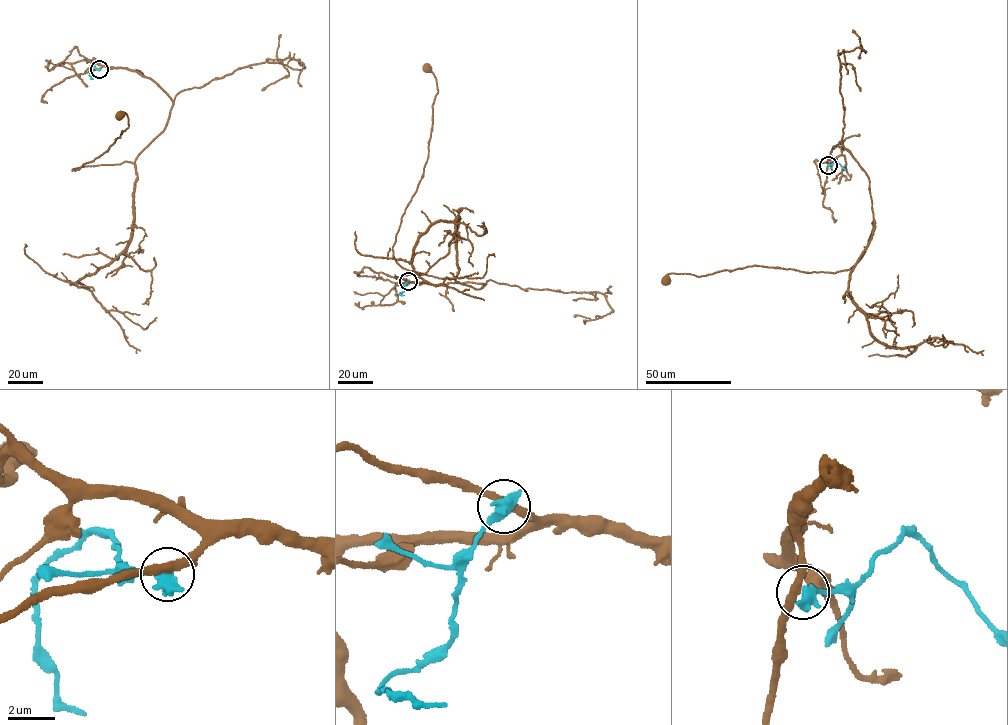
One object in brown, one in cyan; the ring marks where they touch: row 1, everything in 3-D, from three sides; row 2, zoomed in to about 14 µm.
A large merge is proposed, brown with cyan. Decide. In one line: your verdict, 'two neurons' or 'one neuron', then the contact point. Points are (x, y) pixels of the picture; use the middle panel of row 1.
two neurons; at (408, 281)

